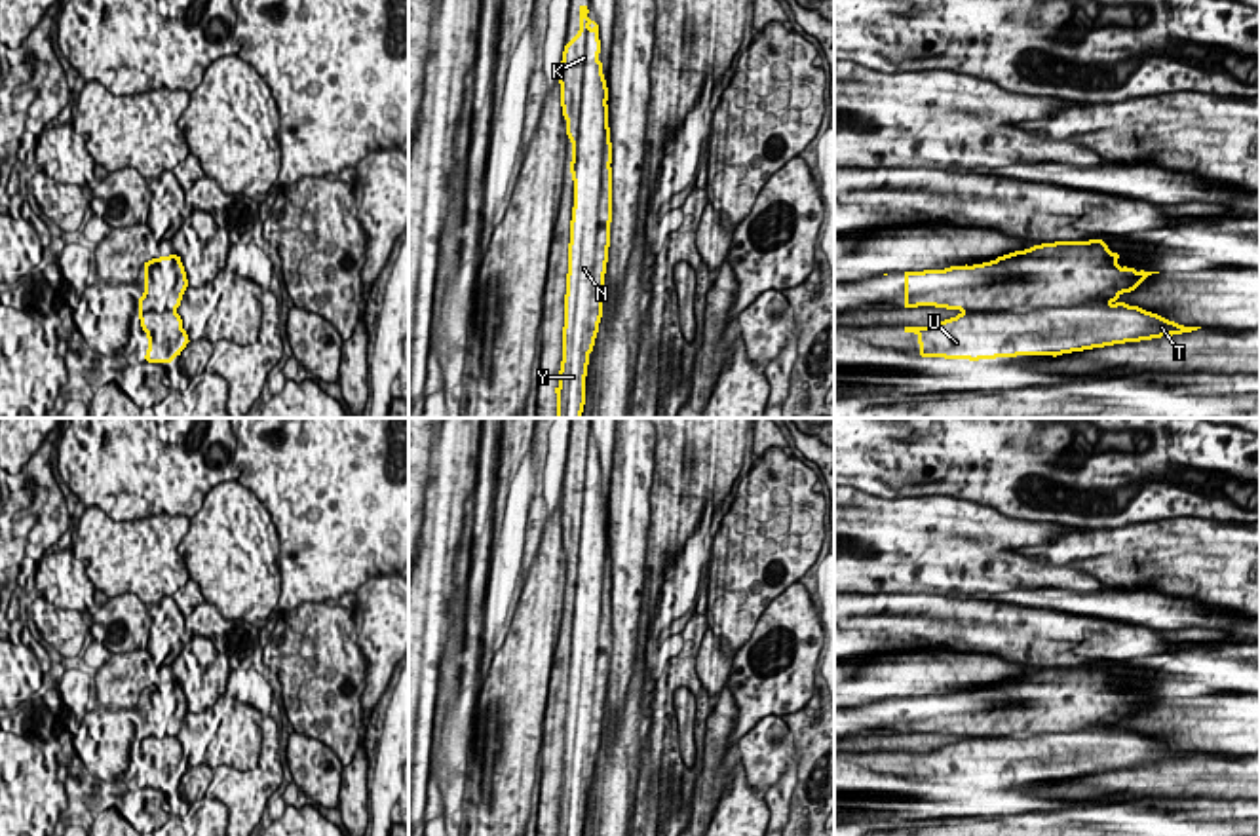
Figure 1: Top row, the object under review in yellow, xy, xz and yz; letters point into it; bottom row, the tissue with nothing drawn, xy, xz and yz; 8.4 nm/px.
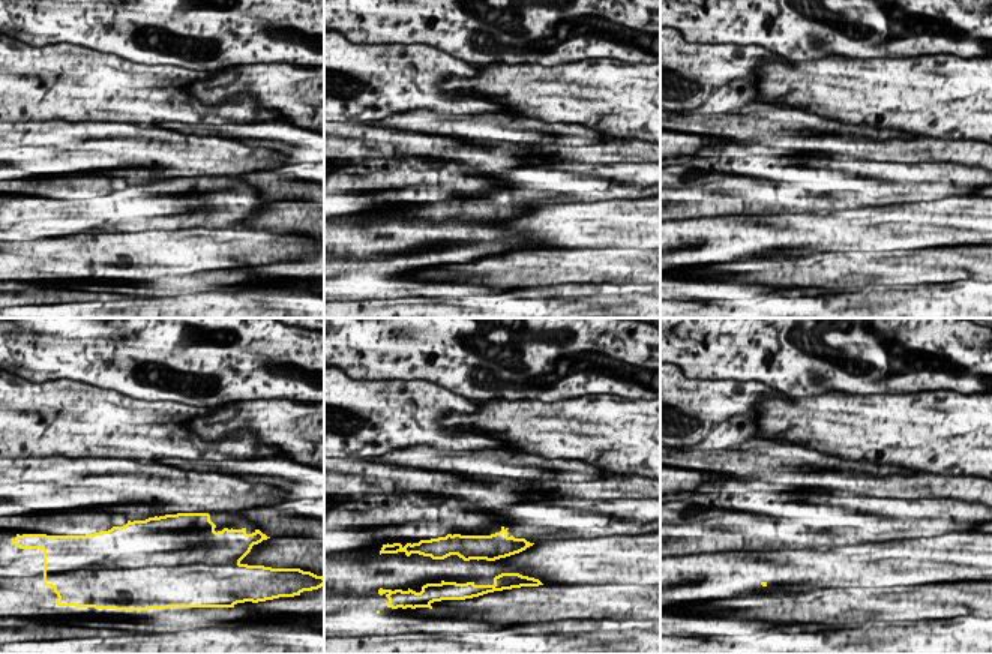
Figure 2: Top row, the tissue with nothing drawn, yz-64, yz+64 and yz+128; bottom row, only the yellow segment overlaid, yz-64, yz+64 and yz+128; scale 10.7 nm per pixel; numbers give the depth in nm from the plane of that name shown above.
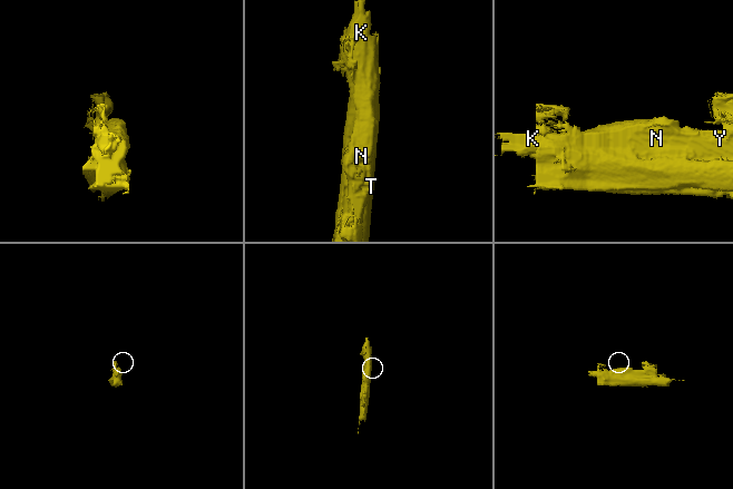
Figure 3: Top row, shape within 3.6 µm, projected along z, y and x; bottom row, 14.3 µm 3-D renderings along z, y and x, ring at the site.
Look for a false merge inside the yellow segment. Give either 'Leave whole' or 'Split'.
Split

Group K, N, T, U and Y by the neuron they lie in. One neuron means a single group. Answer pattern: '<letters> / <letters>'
K T U Y / N

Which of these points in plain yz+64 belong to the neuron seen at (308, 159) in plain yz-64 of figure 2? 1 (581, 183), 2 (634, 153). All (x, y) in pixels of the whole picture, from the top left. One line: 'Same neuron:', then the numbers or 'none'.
Same neuron: 1

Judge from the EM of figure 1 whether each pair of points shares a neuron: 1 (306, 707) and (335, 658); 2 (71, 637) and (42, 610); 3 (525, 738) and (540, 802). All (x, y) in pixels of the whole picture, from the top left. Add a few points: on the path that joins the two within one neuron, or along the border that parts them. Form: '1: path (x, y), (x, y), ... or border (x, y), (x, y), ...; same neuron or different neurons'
1: path (318, 696), (322, 692), (324, 669); same neuron
2: path (63, 629), (50, 618); same neuron
3: border (544, 738), (538, 749), (529, 816); different neurons

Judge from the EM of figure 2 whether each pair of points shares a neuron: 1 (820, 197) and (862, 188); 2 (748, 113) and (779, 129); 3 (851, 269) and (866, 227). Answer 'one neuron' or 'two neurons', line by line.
1: one neuron
2: one neuron
3: two neurons

